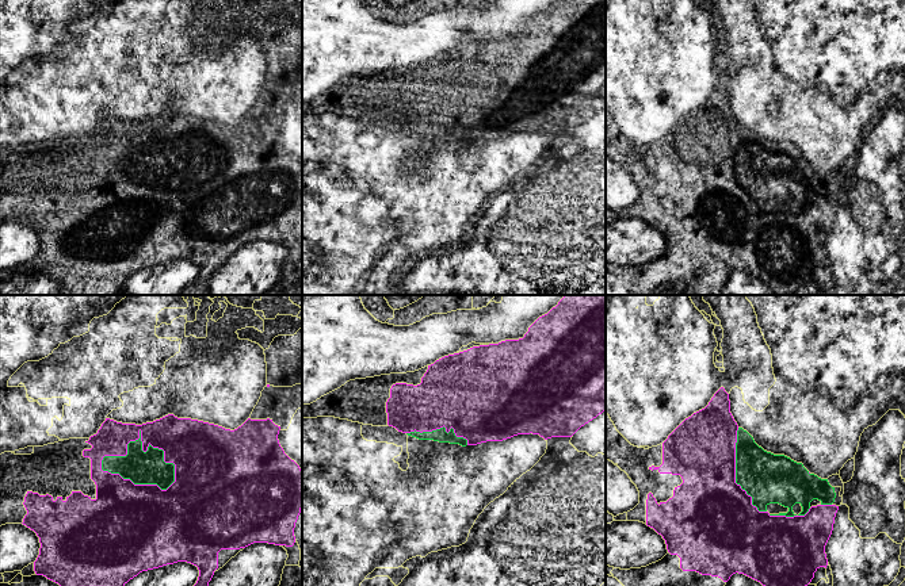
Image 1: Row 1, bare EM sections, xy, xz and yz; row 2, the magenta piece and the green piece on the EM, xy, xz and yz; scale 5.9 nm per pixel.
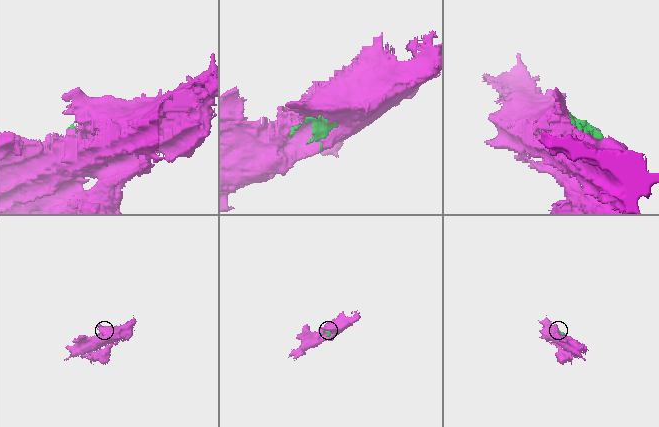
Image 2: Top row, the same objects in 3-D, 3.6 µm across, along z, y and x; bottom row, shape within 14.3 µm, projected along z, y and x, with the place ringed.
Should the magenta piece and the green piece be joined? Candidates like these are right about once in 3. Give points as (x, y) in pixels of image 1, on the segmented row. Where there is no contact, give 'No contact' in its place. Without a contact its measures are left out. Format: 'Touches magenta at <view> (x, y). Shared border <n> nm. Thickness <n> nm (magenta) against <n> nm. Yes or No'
Touches magenta at xy (138, 485). Shared border 460 nm. Thickness 500 nm (magenta) against 190 nm. No

